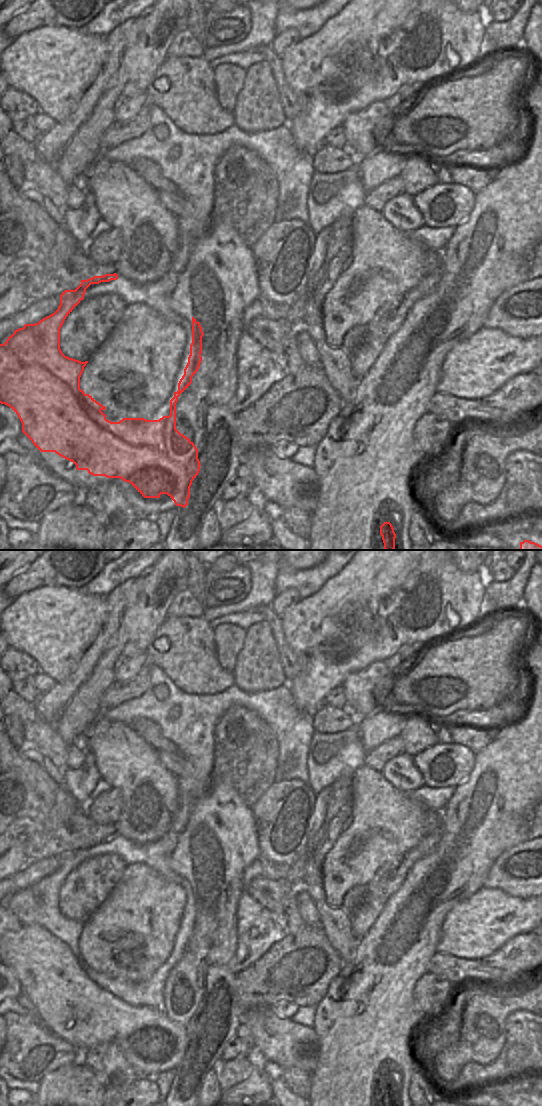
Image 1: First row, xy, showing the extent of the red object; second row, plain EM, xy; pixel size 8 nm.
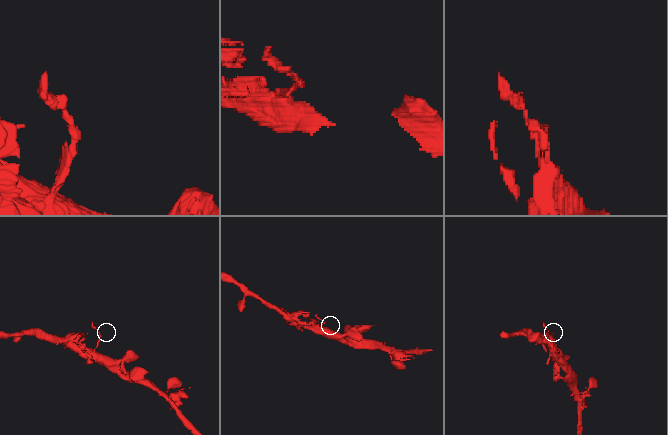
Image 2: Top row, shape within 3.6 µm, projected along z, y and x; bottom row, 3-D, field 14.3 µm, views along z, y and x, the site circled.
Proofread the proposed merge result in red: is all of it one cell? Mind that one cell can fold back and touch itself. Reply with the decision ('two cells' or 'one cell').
one cell

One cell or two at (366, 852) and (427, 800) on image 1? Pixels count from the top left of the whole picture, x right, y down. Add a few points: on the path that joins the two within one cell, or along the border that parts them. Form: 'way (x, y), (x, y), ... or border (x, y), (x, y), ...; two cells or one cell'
border (399, 818), (417, 805), (430, 827); two cells

